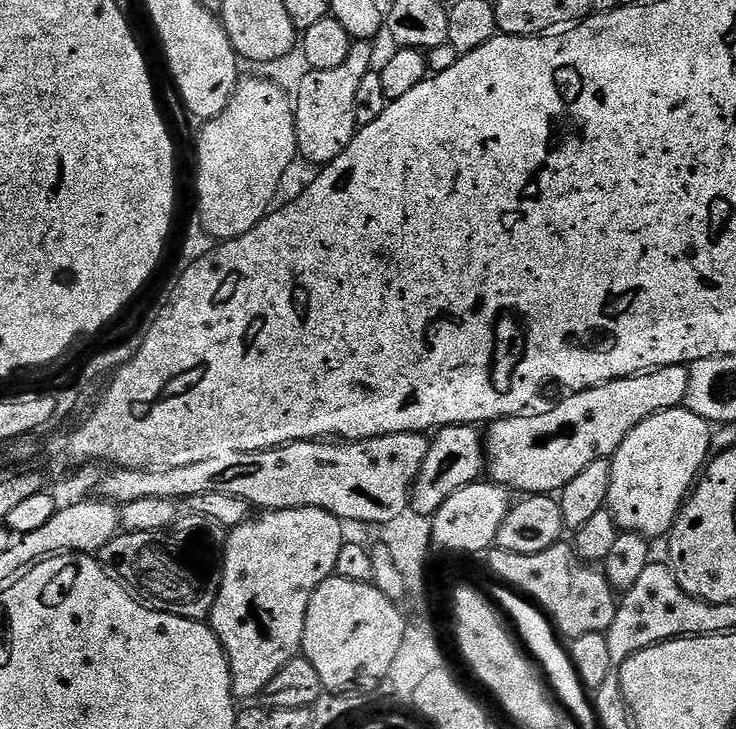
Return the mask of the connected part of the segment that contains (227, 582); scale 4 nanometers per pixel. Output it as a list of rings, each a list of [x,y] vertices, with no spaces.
[[[295,508],[261,511],[227,533],[222,544],[224,560],[222,556],[210,627],[224,648],[232,675],[232,695],[237,701],[248,702],[251,696],[259,697],[274,674],[301,655],[310,598],[316,587],[331,580],[335,573],[338,550],[346,542],[344,528],[342,521],[326,510]]]

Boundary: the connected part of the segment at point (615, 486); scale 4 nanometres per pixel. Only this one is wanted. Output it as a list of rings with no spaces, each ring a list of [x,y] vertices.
[[[687,406],[659,412],[646,418],[646,422],[634,426],[634,430],[630,430],[616,455],[610,460],[612,473],[606,507],[615,518],[617,529],[637,532],[638,535],[649,538],[667,536],[672,530],[672,523],[676,521],[676,515],[684,507],[684,501],[688,499],[702,469],[710,459],[713,433],[713,425],[691,412]]]

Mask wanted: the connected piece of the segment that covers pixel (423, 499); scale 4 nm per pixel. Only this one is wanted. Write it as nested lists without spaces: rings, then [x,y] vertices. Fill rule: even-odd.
[[[450,424],[441,427],[431,437],[426,462],[422,462],[422,468],[418,470],[418,476],[412,487],[410,508],[418,514],[432,517],[462,486],[470,486],[477,483],[485,475],[486,457],[484,455],[485,437],[479,427],[471,424]]]

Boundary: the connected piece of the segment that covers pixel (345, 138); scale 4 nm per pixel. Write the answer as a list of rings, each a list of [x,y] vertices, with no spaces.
[[[357,40],[350,54],[346,54],[346,62],[342,62],[342,66],[334,70],[305,71],[294,95],[296,151],[301,161],[309,160],[315,166],[332,164],[356,137],[358,125],[354,118],[354,97],[362,78],[366,78],[373,67],[372,47],[369,41]]]

